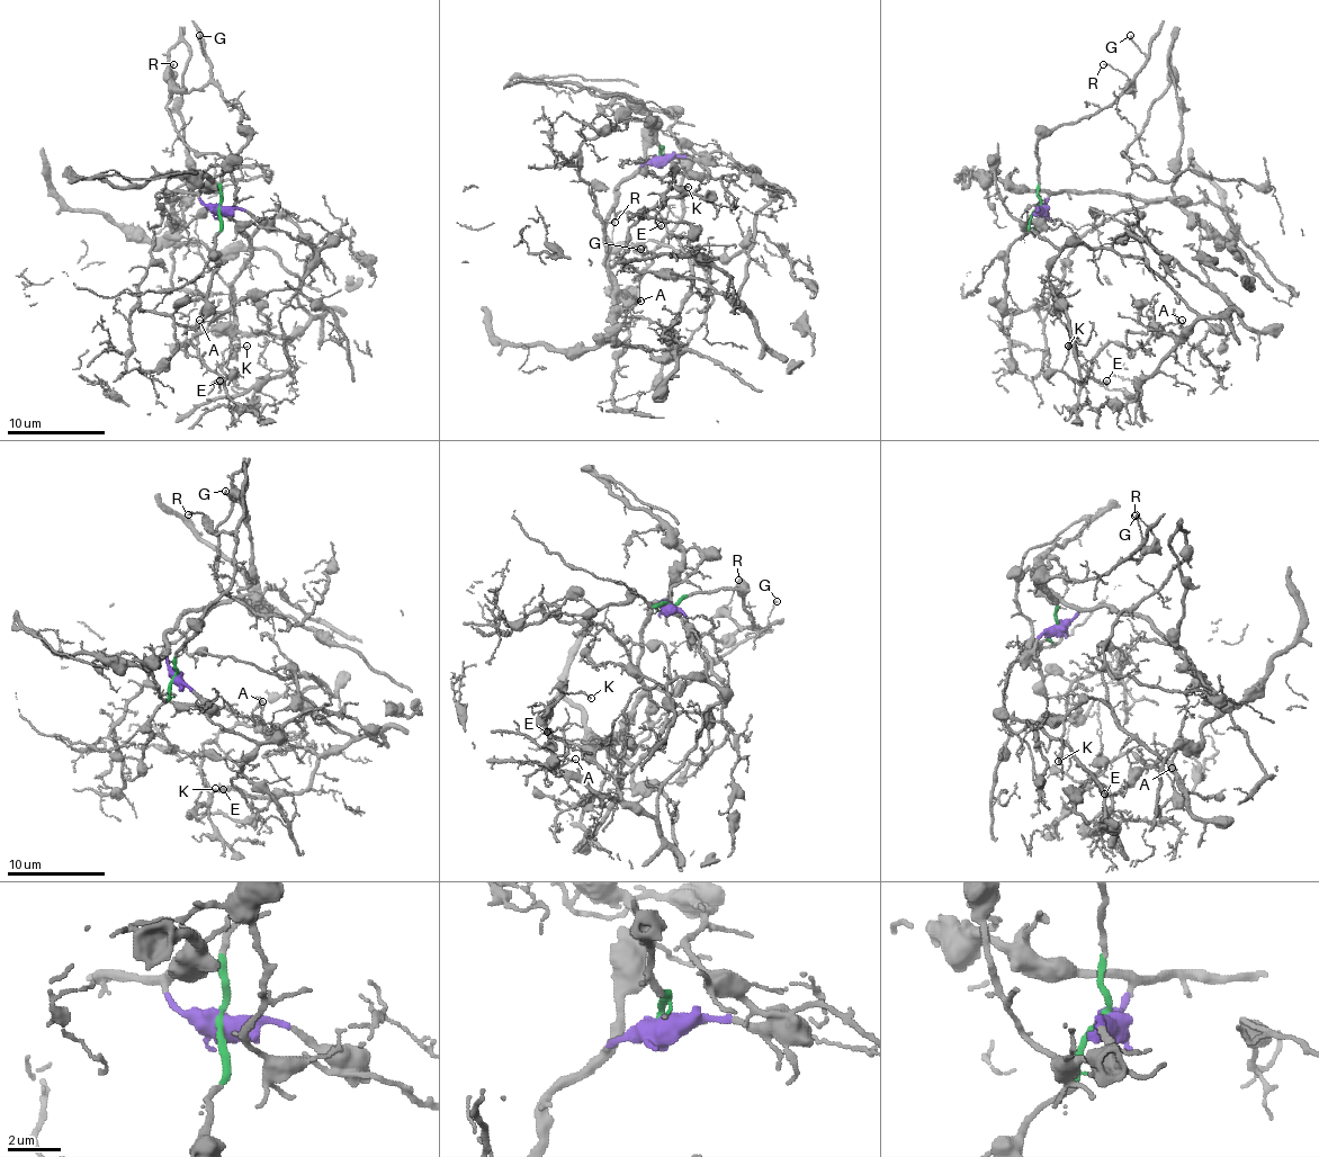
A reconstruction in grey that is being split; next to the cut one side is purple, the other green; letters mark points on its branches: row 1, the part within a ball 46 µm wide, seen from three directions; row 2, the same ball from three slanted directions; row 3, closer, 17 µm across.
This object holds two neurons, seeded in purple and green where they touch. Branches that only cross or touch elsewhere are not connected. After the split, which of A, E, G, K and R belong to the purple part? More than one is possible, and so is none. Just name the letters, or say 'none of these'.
A, E, K

